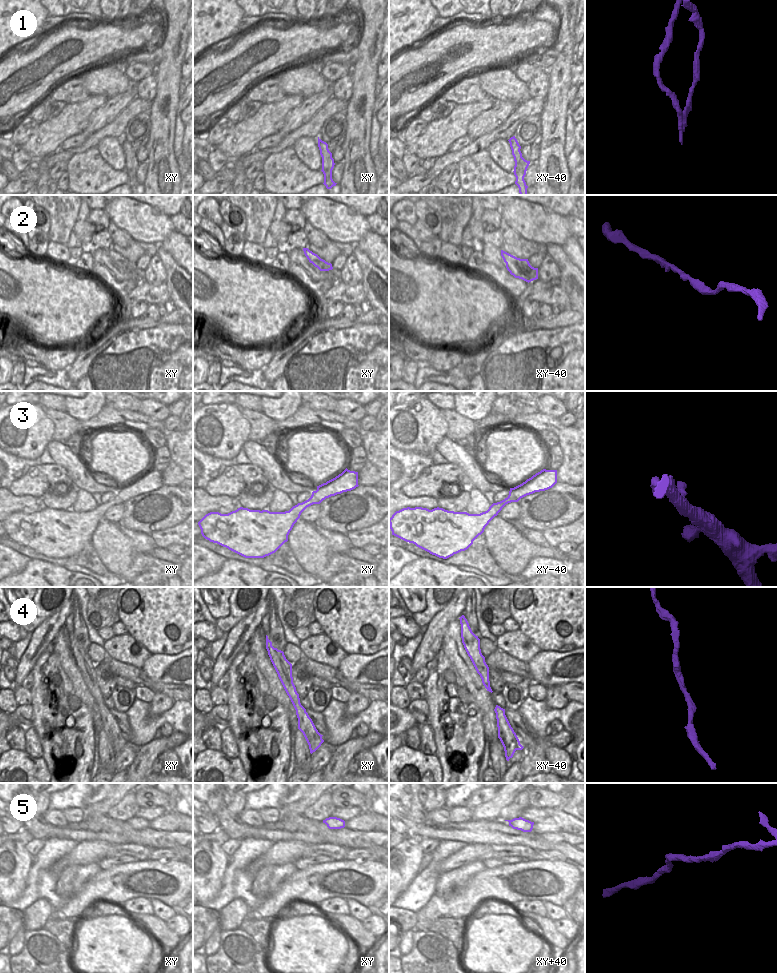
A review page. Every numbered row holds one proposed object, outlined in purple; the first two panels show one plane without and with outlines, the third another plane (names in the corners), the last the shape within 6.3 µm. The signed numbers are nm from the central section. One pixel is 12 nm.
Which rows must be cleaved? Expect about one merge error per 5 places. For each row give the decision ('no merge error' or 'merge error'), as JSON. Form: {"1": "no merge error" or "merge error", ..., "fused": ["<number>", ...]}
{"1": "merge error", "2": "no merge error", "3": "no merge error", "4": "no merge error", "5": "no merge error", "fused": ["1"]}

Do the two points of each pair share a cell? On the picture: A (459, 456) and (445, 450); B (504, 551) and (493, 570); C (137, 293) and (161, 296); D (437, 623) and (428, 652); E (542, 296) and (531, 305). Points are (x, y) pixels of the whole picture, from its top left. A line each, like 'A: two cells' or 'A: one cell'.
A: one cell
B: two cells
C: one cell
D: one cell
E: two cells

